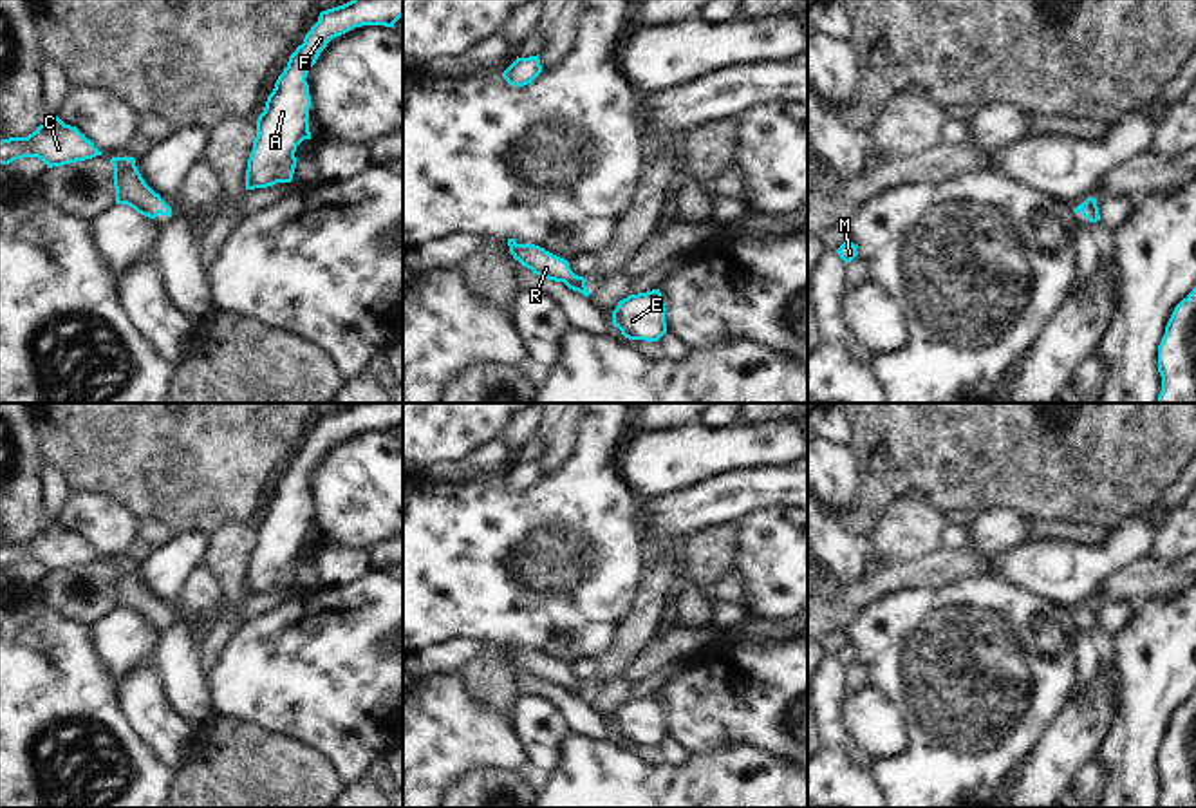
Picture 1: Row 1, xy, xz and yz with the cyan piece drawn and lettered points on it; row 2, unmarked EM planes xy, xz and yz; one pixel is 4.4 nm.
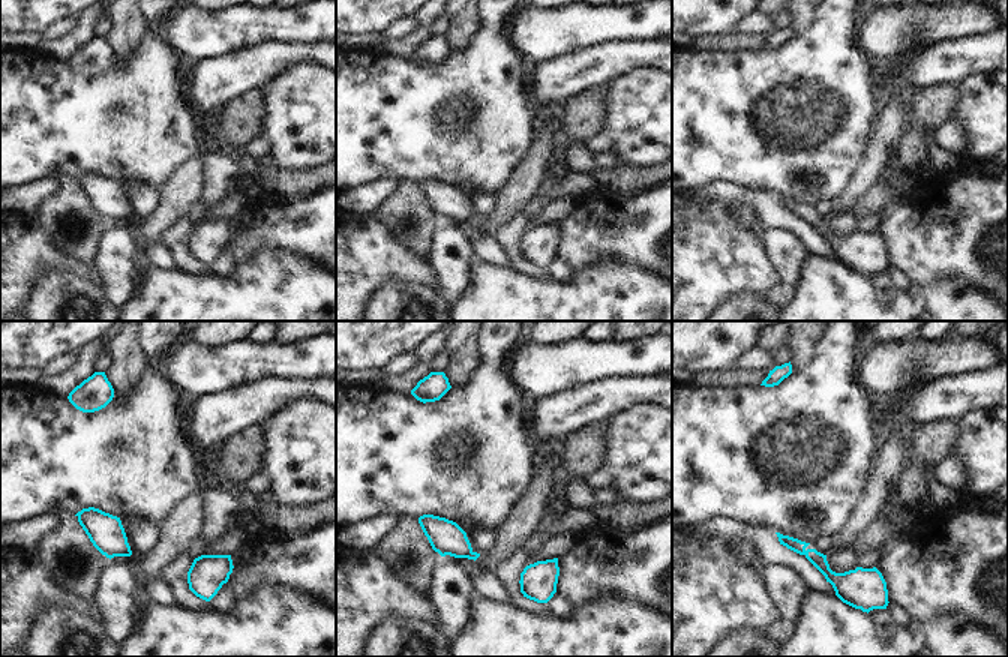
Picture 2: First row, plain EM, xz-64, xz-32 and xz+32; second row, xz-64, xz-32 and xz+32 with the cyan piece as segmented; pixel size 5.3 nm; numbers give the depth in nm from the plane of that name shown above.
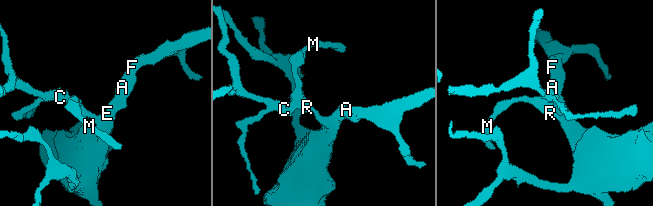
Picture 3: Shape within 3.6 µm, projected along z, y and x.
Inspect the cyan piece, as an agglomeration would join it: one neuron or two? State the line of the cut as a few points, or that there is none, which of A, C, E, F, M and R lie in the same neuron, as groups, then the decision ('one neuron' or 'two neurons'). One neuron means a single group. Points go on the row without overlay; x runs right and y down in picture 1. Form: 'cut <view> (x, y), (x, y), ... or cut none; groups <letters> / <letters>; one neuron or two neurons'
cut none; groups A C E F M R; one neuron

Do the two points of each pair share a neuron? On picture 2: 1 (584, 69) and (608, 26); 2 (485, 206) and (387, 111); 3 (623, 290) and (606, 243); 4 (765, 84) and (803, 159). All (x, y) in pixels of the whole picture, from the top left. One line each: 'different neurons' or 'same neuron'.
1: different neurons
2: different neurons
3: different neurons
4: same neuron

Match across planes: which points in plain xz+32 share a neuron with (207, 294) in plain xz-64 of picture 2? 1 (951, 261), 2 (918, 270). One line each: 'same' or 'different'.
1: different
2: different

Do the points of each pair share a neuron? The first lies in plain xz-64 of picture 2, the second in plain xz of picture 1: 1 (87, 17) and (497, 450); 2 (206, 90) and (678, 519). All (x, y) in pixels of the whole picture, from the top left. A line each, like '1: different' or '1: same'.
1: different
2: same

